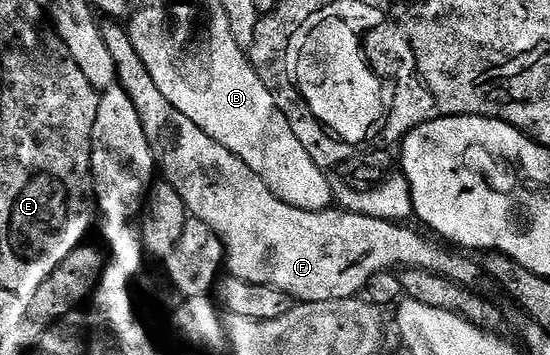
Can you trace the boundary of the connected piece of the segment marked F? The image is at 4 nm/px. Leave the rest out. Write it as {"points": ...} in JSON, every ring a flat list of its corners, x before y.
{"points":[[107,18,102,21,101,27,105,46,109,46,109,54,113,54,113,62,117,66,118,87,123,88,129,94,133,106,137,106,145,138,153,150,161,176,163,172,162,179,171,184,177,194,181,194,181,202,185,202,188,213,194,219,205,222,205,226,209,226,209,230,217,234,217,238,223,243,225,268,230,275,245,278,245,282,257,282,261,286,285,290,285,294,292,296,296,302,305,304,358,297,366,289,373,274,404,268,424,268,468,290,476,287,475,283,481,277,480,265,476,261,474,264,470,255,452,250,428,238,422,231,414,232,403,224,394,224,391,221,394,219,391,218,373,218,360,212,340,210,335,206,321,212,310,212,297,206,289,206,289,202,281,202,281,198,277,198,273,190,265,186,263,179,249,170,249,166,245,166,241,158,237,158,237,154,221,146,221,142,209,138,209,134,205,134,201,126,189,122,189,118,185,118,185,114,181,114,181,110,174,108,169,98,165,98,161,90,157,90,157,82,153,82,145,62,141,62,141,54,133,50,131,33,122,23]]}

